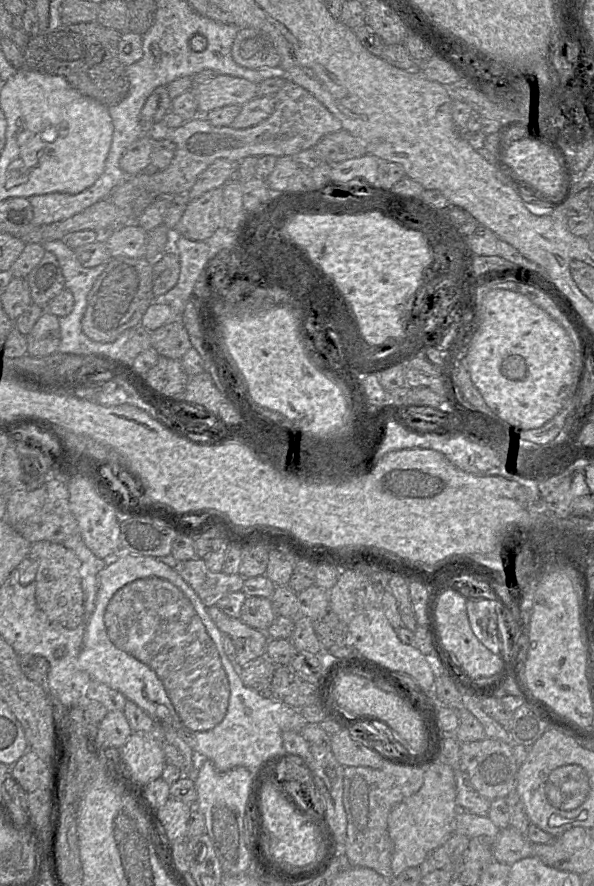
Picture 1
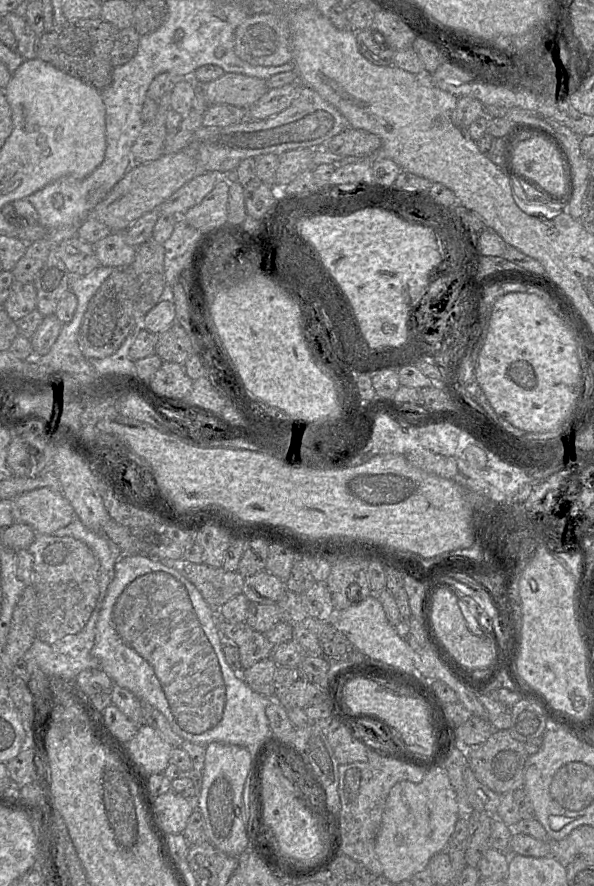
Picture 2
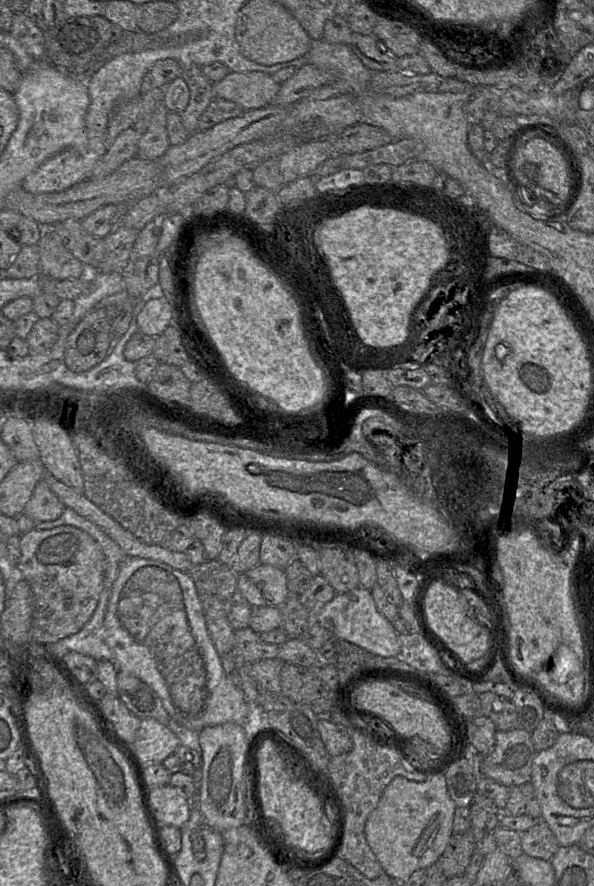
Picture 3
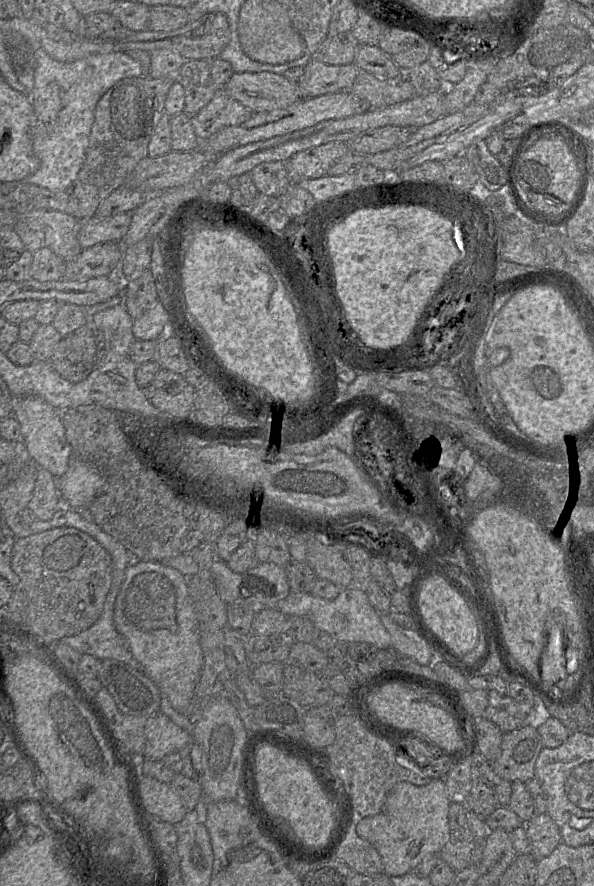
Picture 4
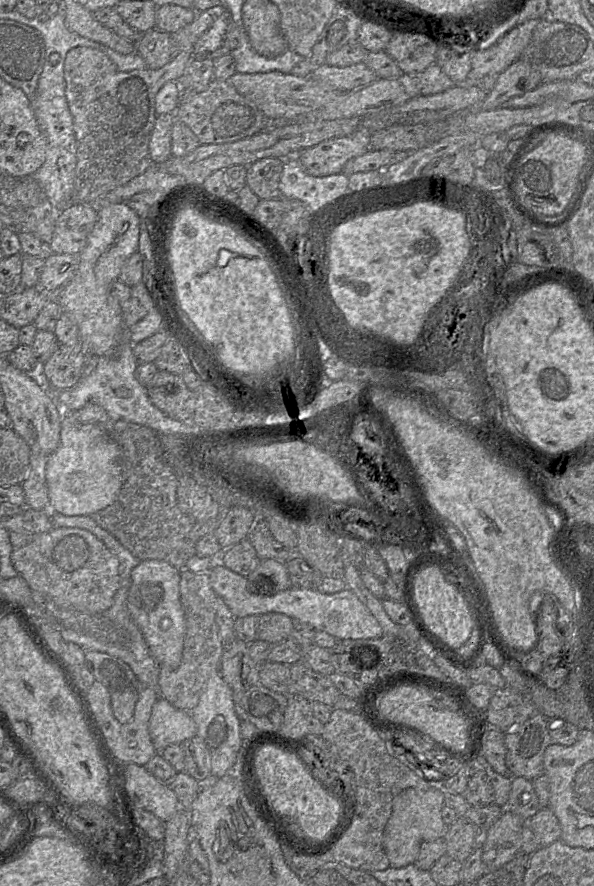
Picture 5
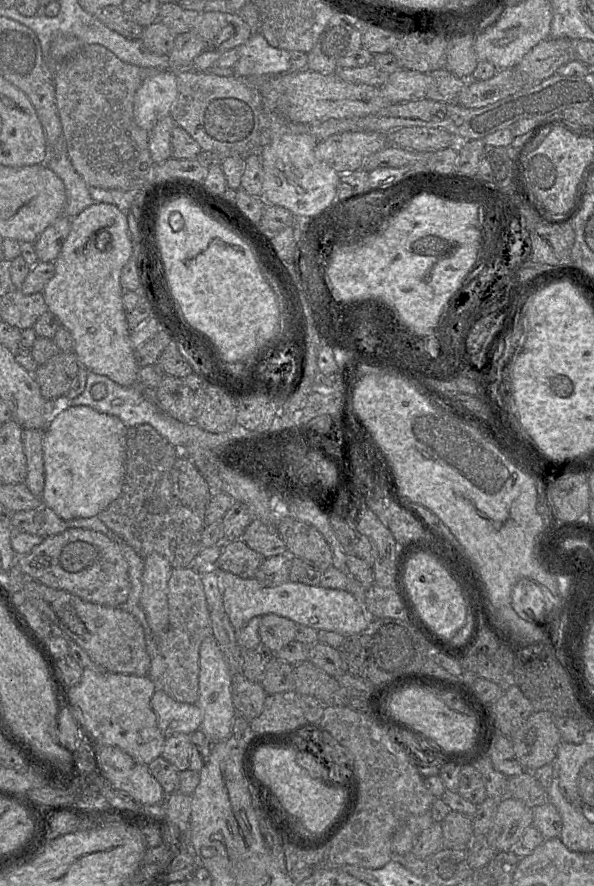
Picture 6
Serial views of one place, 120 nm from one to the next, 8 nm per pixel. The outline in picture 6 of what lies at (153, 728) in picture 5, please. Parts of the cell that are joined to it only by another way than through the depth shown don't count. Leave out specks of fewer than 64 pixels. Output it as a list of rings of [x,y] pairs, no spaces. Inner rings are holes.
[[[156,690],[151,698],[151,707],[166,739],[174,734],[191,735],[201,729],[203,713],[197,704],[178,702]]]

